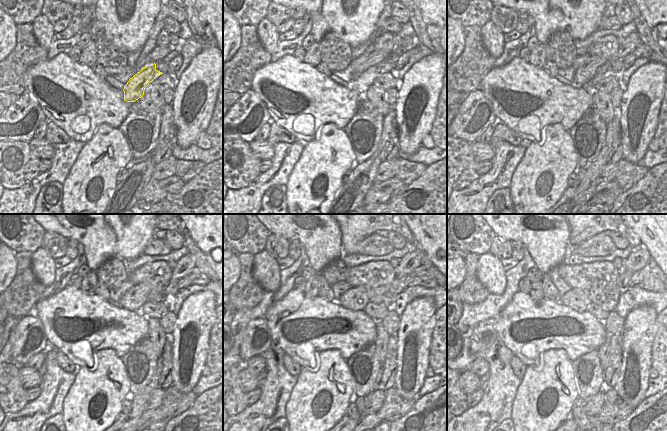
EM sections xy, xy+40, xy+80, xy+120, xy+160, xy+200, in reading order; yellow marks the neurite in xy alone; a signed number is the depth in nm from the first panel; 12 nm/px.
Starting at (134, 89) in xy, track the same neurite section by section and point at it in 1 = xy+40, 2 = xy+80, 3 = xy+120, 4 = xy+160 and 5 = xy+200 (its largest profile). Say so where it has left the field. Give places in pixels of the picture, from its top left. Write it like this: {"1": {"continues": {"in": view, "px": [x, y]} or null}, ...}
{"1": {"continues": {"in": "xy+40", "px": [364, 81]}}, "2": {"continues": {"in": "xy+80", "px": [632, 40]}}, "3": {"continues": {"in": "xy+120", "px": [186, 263]}}, "4": {"continues": {"in": "xy+160", "px": [412, 260]}}, "5": {"continues": {"in": "xy+200", "px": [639, 257]}}}

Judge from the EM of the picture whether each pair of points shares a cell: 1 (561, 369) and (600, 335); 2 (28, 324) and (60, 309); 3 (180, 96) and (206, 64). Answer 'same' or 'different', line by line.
1: different
2: different
3: same

